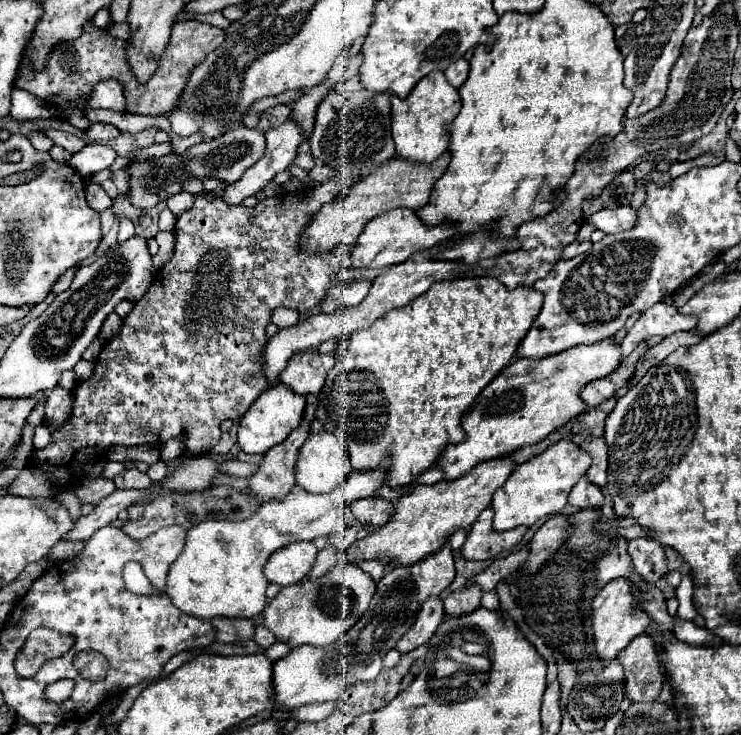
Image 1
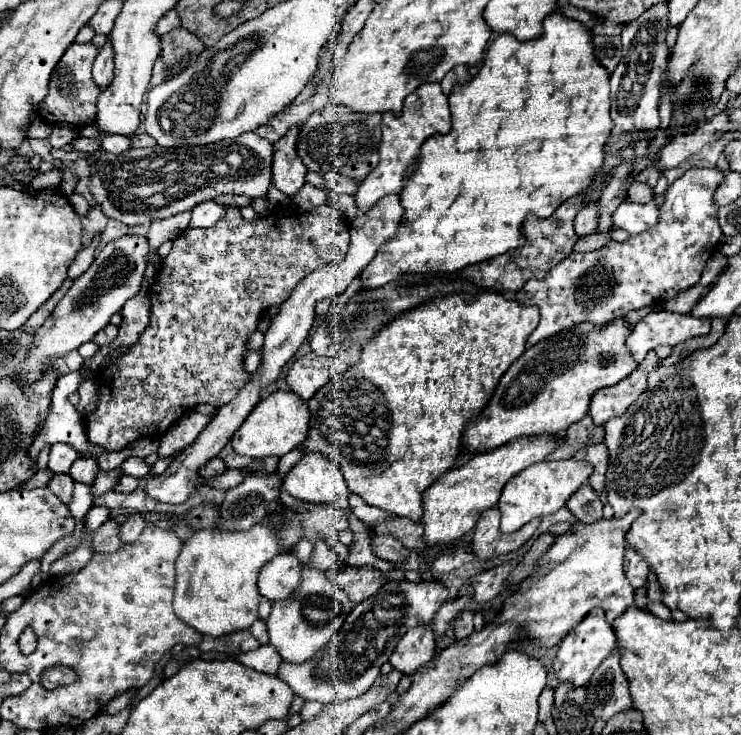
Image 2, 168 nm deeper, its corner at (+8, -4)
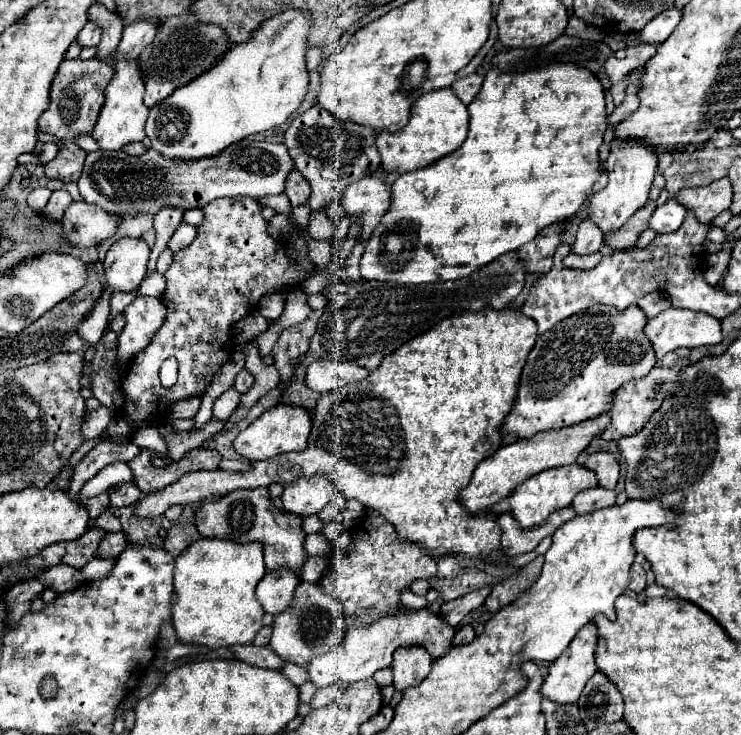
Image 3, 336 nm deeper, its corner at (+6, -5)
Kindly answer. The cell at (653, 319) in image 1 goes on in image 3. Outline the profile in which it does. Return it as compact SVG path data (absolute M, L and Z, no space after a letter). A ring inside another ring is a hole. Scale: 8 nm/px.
M676 307L650 319L644 327L644 335L650 339L658 359L678 347L692 349L722 341L720 321L716 317Z

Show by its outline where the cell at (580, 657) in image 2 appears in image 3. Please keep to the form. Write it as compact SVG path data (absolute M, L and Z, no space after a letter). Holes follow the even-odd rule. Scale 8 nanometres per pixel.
M588 623L588 627L582 627L576 635L576 639L572 639L572 643L568 645L568 649L550 665L548 677L540 689L540 693L560 705L566 703L576 703L584 685L588 683L588 679L592 677L592 673L596 673L596 661L594 661L594 653L596 653L596 643L598 643L598 627L594 623Z

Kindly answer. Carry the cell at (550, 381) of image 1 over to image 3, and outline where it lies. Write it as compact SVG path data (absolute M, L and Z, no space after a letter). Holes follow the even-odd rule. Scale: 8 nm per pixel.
M596 305L540 335L522 369L516 401L500 427L502 435L524 439L538 431L562 429L608 411L612 393L626 381L648 375L656 363L654 349L642 331L646 321L636 305L624 311Z

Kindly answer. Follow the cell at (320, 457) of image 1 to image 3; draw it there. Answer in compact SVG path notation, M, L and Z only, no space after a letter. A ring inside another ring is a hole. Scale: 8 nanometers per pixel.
M312 475L312 477L300 477L294 483L288 483L282 493L284 509L308 517L318 513L328 505L328 501L336 493L336 483L328 479L328 475Z

